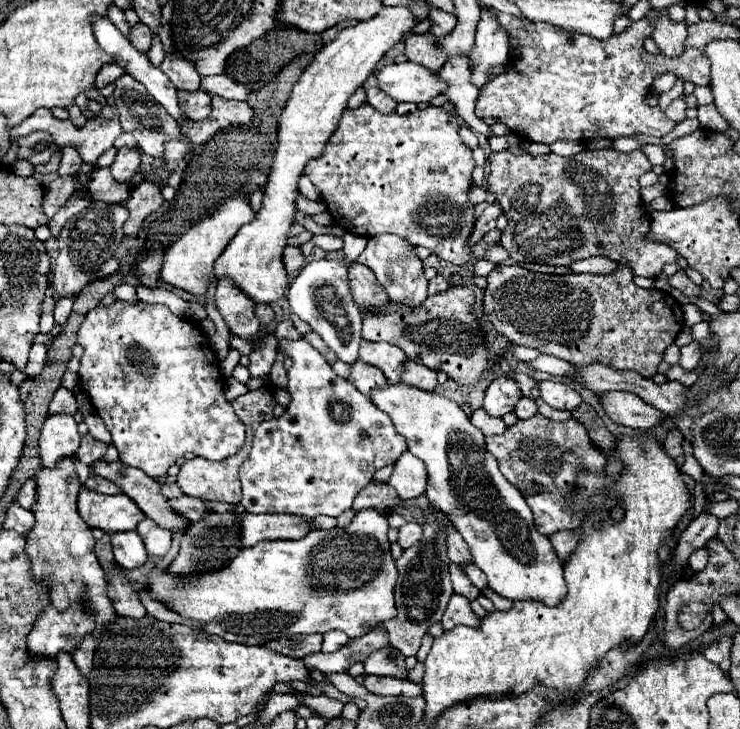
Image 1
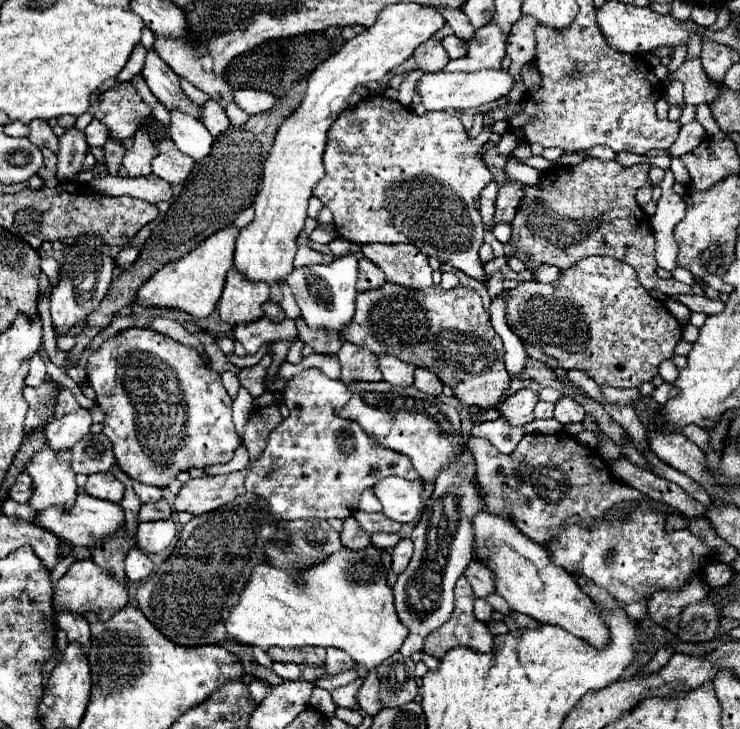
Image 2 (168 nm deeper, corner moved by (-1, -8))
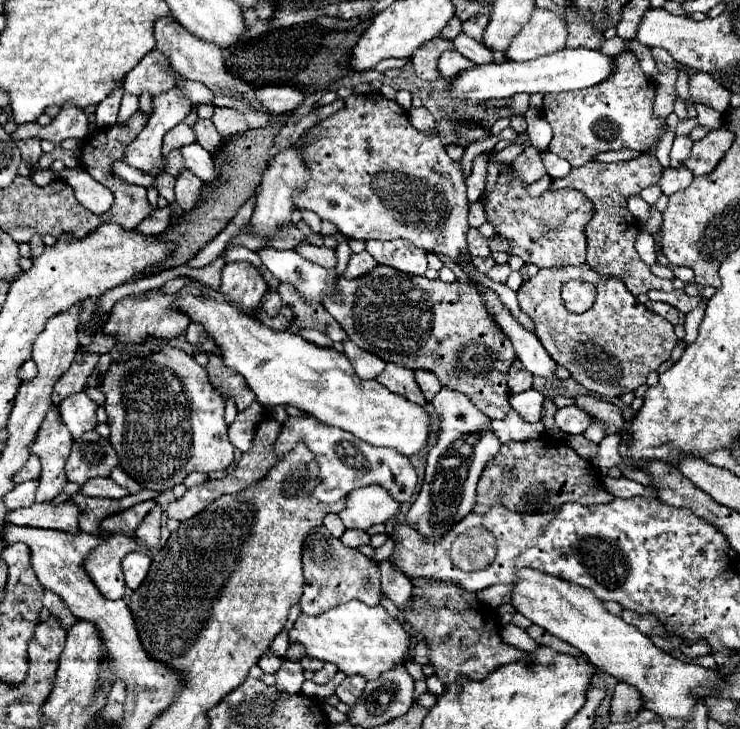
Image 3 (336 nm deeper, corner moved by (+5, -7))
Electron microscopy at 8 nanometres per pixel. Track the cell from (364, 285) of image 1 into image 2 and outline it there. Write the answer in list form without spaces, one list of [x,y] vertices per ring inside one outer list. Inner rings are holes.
[[[367,258],[359,260],[359,280],[357,280],[357,292],[367,292],[367,290],[377,290],[385,282],[383,272],[375,264],[371,264]]]

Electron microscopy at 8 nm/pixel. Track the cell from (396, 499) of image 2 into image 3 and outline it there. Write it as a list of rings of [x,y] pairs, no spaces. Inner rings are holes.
[[[361,487],[347,495],[345,509],[337,515],[347,529],[369,529],[371,525],[385,523],[397,513],[399,505],[381,491],[381,487]]]

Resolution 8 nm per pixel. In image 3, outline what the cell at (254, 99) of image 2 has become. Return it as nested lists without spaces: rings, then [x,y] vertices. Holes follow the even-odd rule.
[[[271,85],[271,87],[263,87],[257,91],[257,97],[261,99],[261,103],[265,101],[269,111],[273,115],[279,115],[279,113],[289,113],[293,109],[297,109],[305,97],[303,93],[297,89],[297,87],[291,87],[291,85]]]

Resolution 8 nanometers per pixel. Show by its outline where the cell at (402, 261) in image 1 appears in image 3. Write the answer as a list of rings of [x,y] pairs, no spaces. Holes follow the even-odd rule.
[[[407,239],[367,241],[367,251],[379,265],[387,265],[413,275],[425,275],[427,253]]]

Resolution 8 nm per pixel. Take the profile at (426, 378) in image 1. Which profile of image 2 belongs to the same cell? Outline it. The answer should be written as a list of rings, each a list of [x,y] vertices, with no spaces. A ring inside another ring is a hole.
[[[417,368],[415,370],[415,382],[413,382],[413,386],[417,390],[423,390],[423,392],[431,394],[431,396],[439,396],[441,394],[441,388],[443,388],[443,382],[433,372],[423,370],[423,368]]]

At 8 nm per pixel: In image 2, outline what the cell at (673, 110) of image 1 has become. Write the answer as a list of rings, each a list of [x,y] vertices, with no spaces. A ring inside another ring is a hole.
[[[699,58],[685,60],[675,72],[675,80],[681,80],[684,86],[684,99],[686,105],[709,104],[709,100],[715,100],[719,86],[713,84],[703,68]]]

